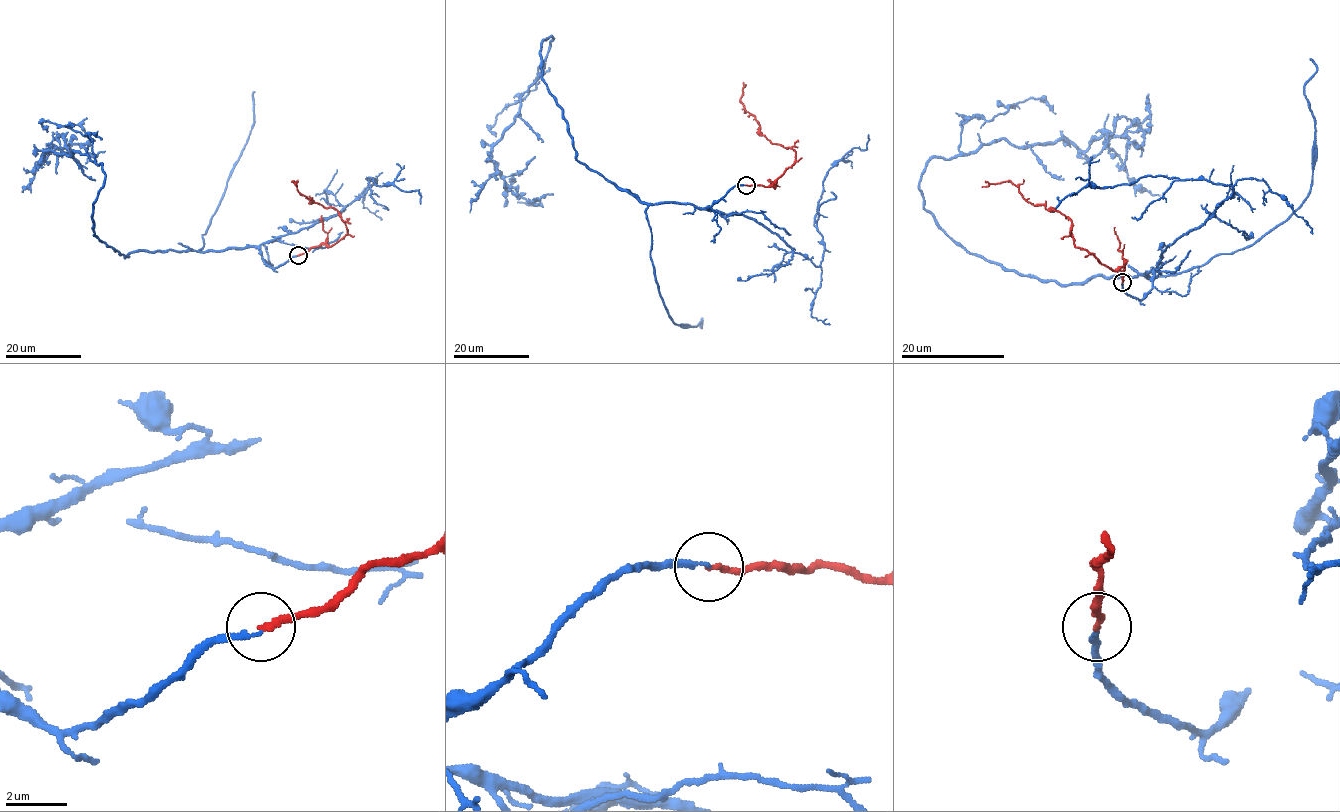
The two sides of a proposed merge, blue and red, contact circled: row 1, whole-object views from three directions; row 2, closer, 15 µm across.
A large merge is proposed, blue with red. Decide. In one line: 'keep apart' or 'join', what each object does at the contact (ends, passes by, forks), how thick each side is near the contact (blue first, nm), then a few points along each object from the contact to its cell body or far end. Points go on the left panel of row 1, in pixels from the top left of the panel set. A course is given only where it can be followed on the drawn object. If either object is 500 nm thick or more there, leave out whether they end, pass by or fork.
join; blue ends; red ends; calibres 140 and 180 nm; course blue (298, 256), (272, 268), (255, 247), (121, 255), (94, 235), (101, 163), (42, 159), (89, 140), (69, 124); course red (298, 255), (322, 244), (333, 245), (347, 229), (337, 210), (312, 202), (295, 185)

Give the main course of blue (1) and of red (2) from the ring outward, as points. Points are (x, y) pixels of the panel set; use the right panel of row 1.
1: (1123, 283), (1141, 299), (1154, 271), (1057, 284), (970, 254), (919, 180), (1001, 139), (1145, 131), (1146, 102)
2: (1123, 281), (1123, 267), (1108, 268), (1076, 246), (1067, 217), (1028, 202), (1009, 182), (981, 187)

